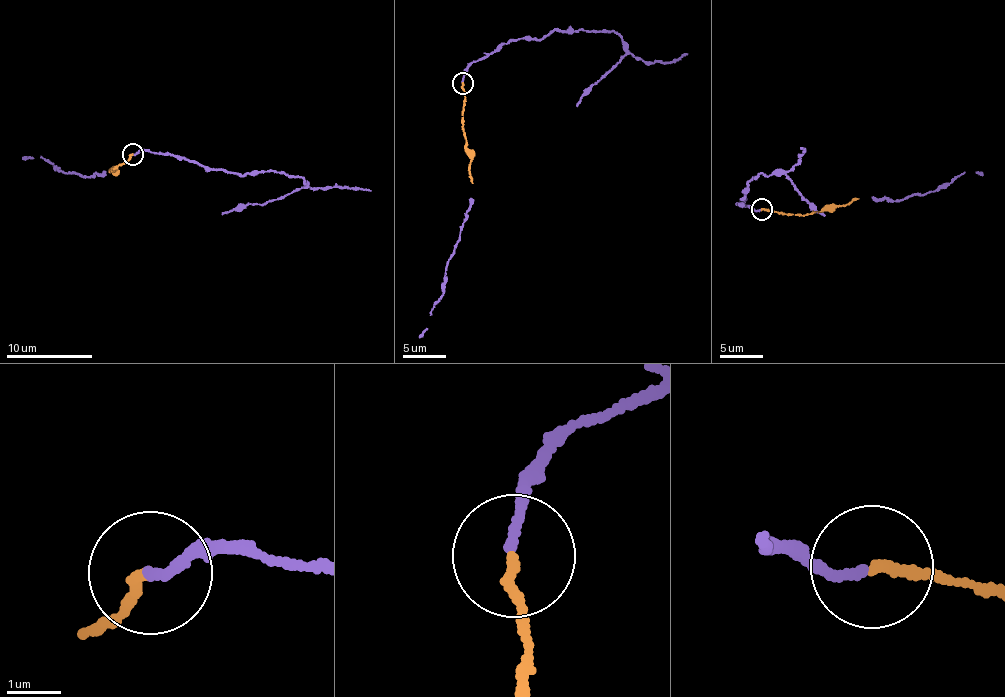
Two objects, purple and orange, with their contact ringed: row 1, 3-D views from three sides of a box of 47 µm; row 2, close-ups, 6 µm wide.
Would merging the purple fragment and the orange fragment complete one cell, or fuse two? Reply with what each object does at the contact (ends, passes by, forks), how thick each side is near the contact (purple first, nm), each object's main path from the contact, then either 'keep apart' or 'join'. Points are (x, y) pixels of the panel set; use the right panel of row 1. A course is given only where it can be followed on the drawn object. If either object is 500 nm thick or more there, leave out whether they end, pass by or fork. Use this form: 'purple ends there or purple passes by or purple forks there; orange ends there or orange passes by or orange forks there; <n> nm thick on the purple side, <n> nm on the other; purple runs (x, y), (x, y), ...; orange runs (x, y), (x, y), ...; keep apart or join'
purple ends there; orange ends there; 170 nm thick on the purple side, 170 nm on the other; purple runs (761, 209), (738, 204), (746, 197), (742, 199), (747, 182), (759, 172), (786, 173), (825, 215); orange runs (761, 209), (805, 216), (829, 211), (858, 198); join

